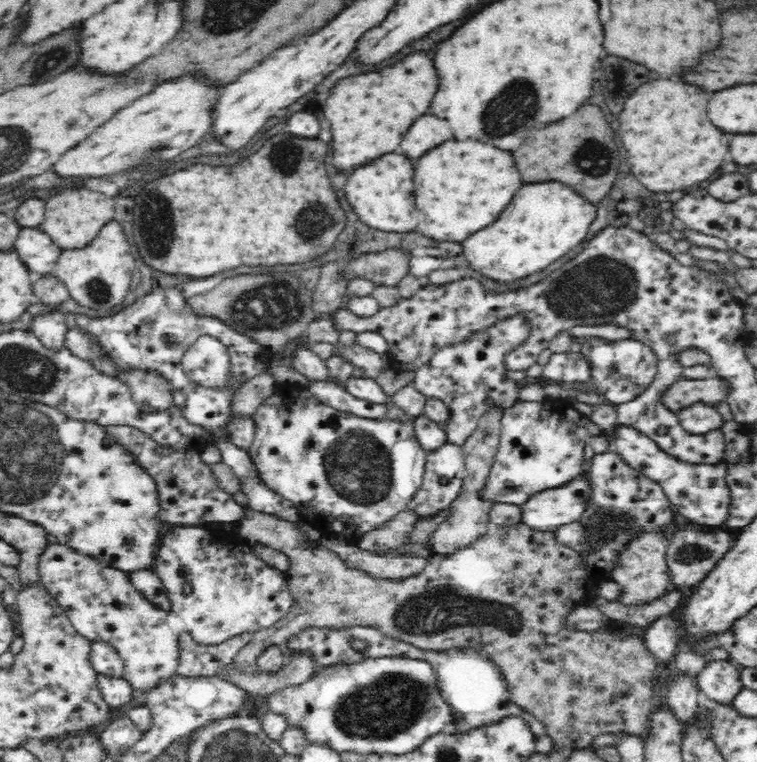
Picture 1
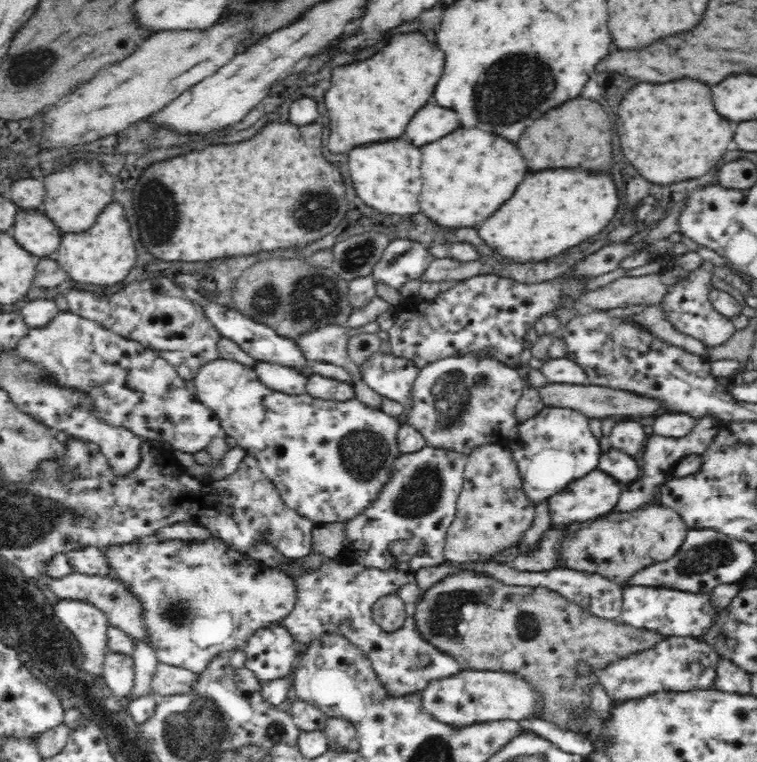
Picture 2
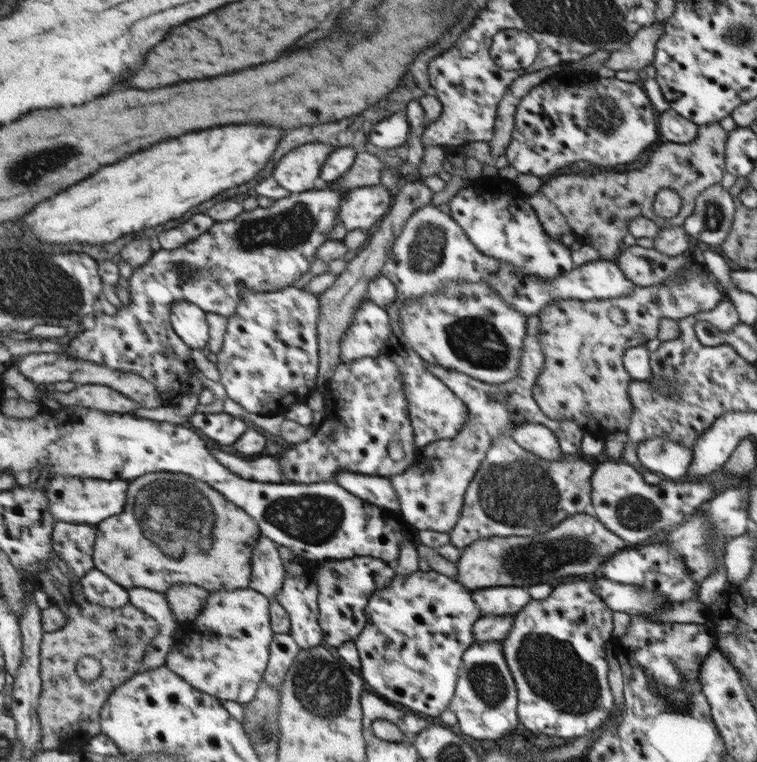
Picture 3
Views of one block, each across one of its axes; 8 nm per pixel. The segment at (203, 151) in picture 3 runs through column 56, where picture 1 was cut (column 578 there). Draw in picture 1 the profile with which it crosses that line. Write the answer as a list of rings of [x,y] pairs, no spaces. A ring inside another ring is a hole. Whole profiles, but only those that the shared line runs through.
[[[558,182],[522,186],[514,196],[514,202],[500,214],[498,222],[462,242],[462,254],[470,268],[482,277],[500,284],[514,282],[542,272],[554,260],[576,248],[594,220],[594,210],[592,204]]]

